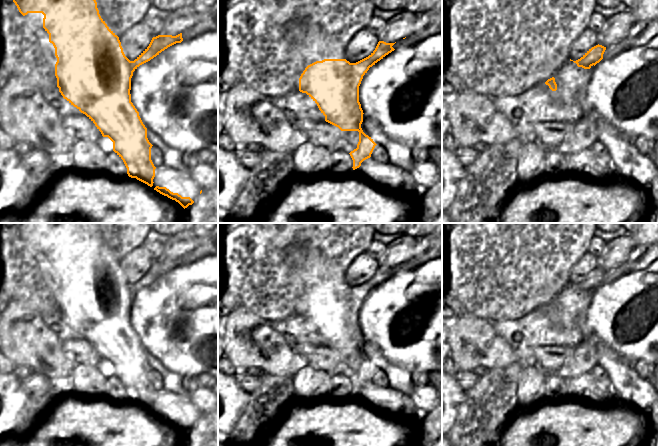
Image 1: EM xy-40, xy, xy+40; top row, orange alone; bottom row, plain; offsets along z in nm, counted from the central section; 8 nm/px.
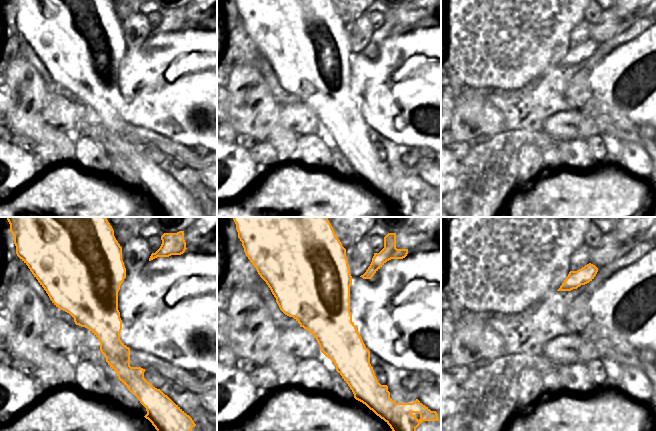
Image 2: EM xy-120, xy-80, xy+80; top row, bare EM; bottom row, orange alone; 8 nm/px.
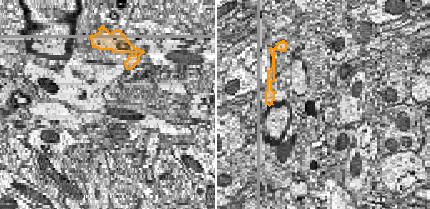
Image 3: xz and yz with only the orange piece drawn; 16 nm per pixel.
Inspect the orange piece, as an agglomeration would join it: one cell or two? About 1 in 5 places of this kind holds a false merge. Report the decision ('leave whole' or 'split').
leave whole

